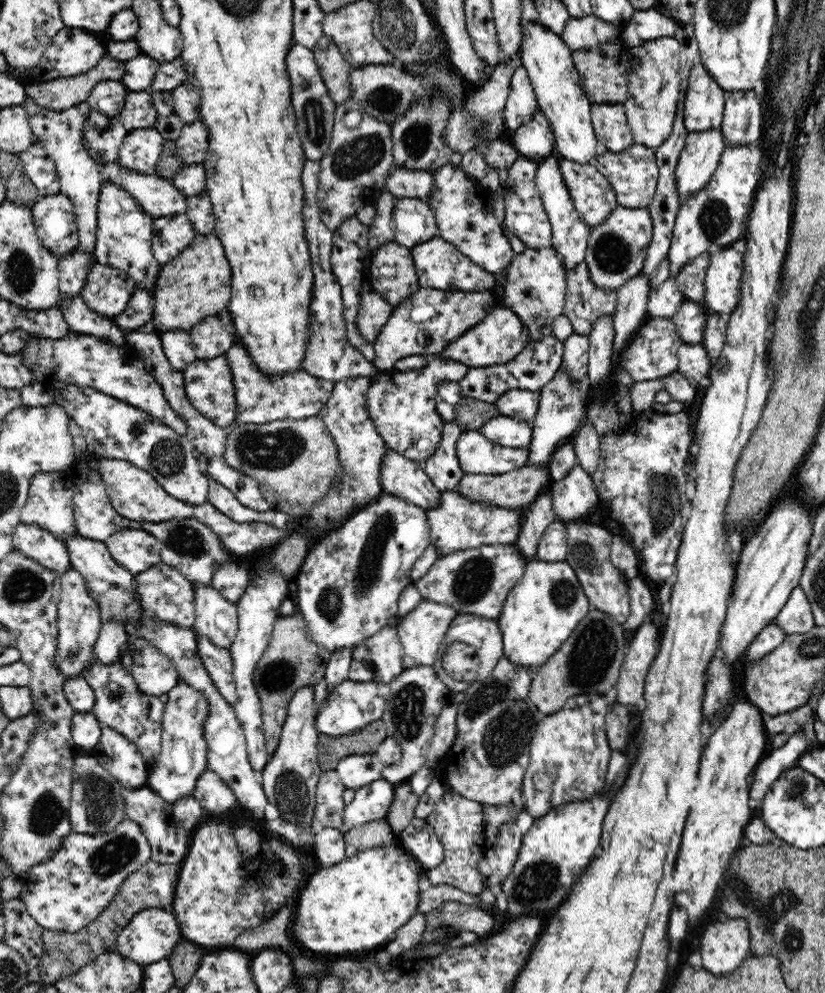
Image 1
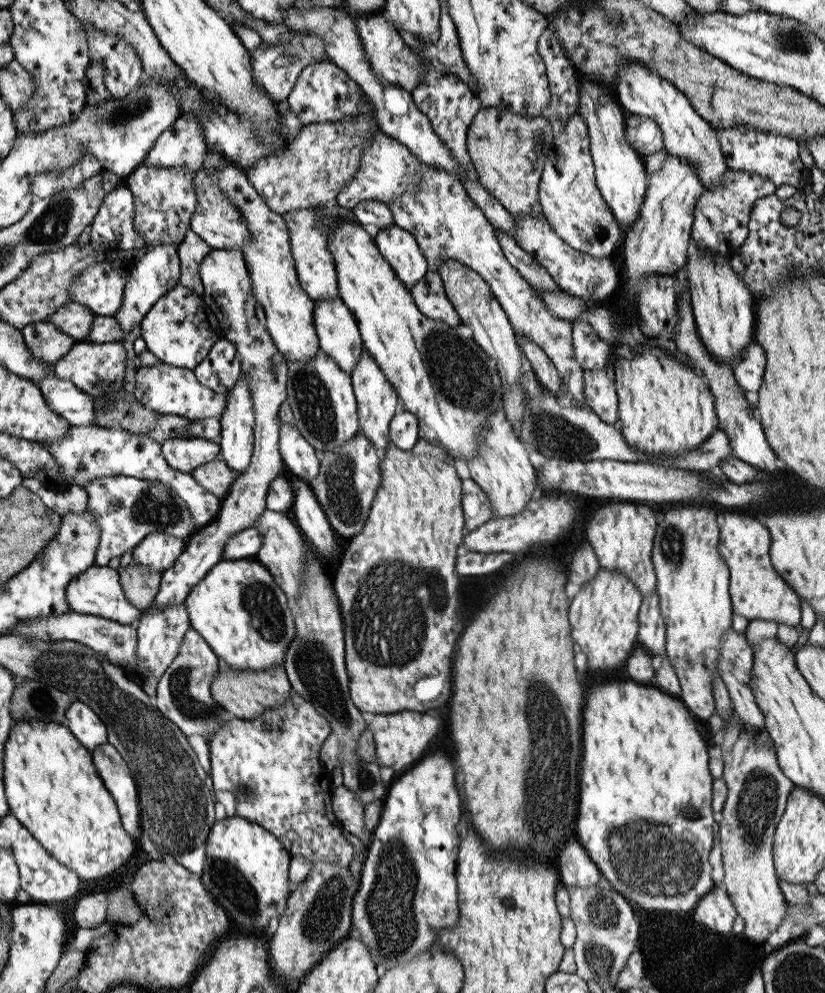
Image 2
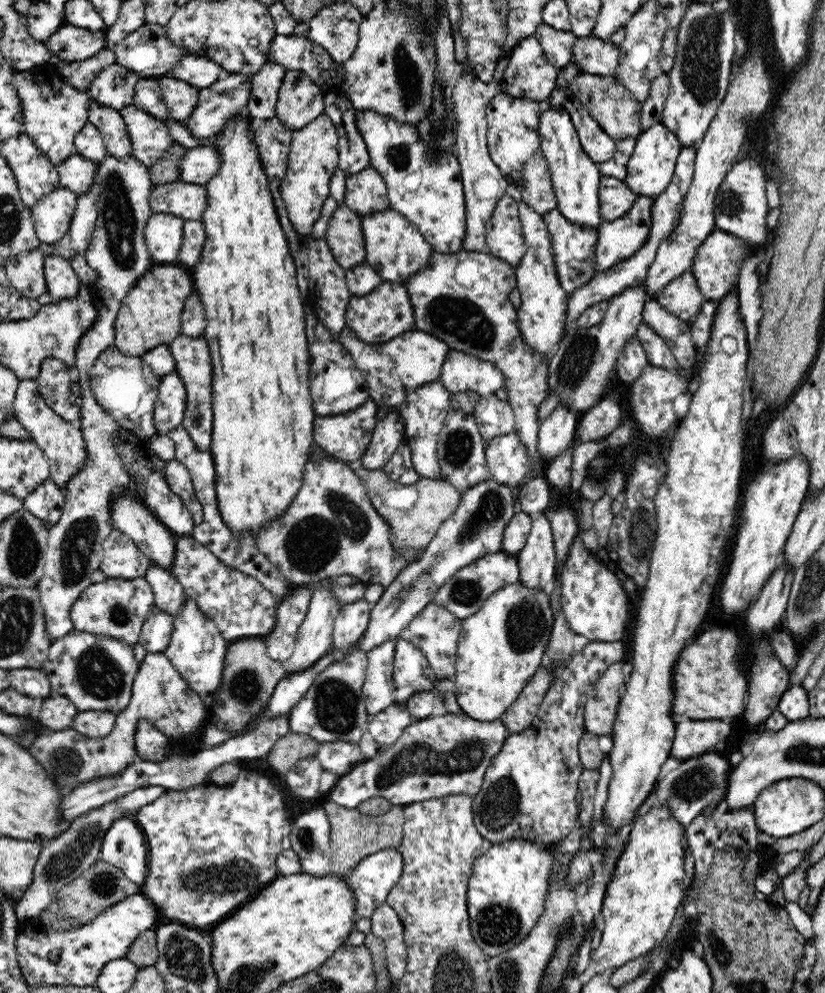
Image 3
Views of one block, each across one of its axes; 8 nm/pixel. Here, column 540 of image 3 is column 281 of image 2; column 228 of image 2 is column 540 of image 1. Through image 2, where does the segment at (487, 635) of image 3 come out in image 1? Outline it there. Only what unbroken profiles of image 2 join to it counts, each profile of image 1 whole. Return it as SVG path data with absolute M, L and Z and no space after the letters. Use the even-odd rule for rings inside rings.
M528 560L522 578L510 589L504 601L501 615L497 618L503 636L503 656L516 666L527 666L532 672L544 664L566 642L572 631L591 610L582 585L574 569L564 560L546 562Z

